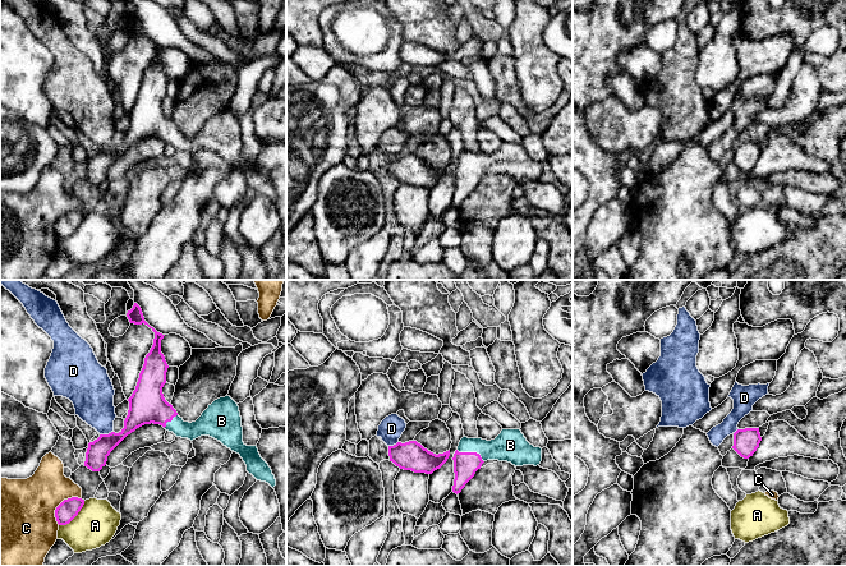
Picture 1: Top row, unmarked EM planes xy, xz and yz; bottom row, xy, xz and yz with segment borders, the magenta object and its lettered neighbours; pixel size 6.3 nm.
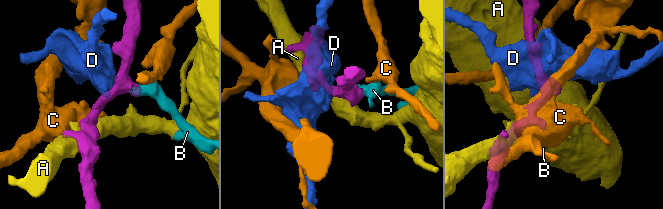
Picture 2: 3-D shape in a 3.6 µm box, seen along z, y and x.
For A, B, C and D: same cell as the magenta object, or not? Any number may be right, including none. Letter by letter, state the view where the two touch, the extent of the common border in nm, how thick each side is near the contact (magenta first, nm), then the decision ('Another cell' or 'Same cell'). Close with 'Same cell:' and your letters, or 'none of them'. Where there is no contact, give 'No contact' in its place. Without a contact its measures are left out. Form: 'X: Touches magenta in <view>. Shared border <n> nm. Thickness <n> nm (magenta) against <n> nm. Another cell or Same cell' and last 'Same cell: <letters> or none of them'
A: Touches magenta in xy. Shared border 220 nm. Thickness 120 nm (magenta) against 260 nm. Another cell
B: Touches magenta in xz. Shared border 190 nm. Thickness 160 nm (magenta) against 200 nm. Same cell
C: Touches magenta in xy. Shared border 220 nm. Thickness 120 nm (magenta) against 420 nm. Another cell
D: Touches magenta in xy. Shared border 80 nm. Thickness 140 nm (magenta) against 260 nm. Another cell
Same cell: B

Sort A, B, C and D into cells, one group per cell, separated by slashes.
A / B / C / D

